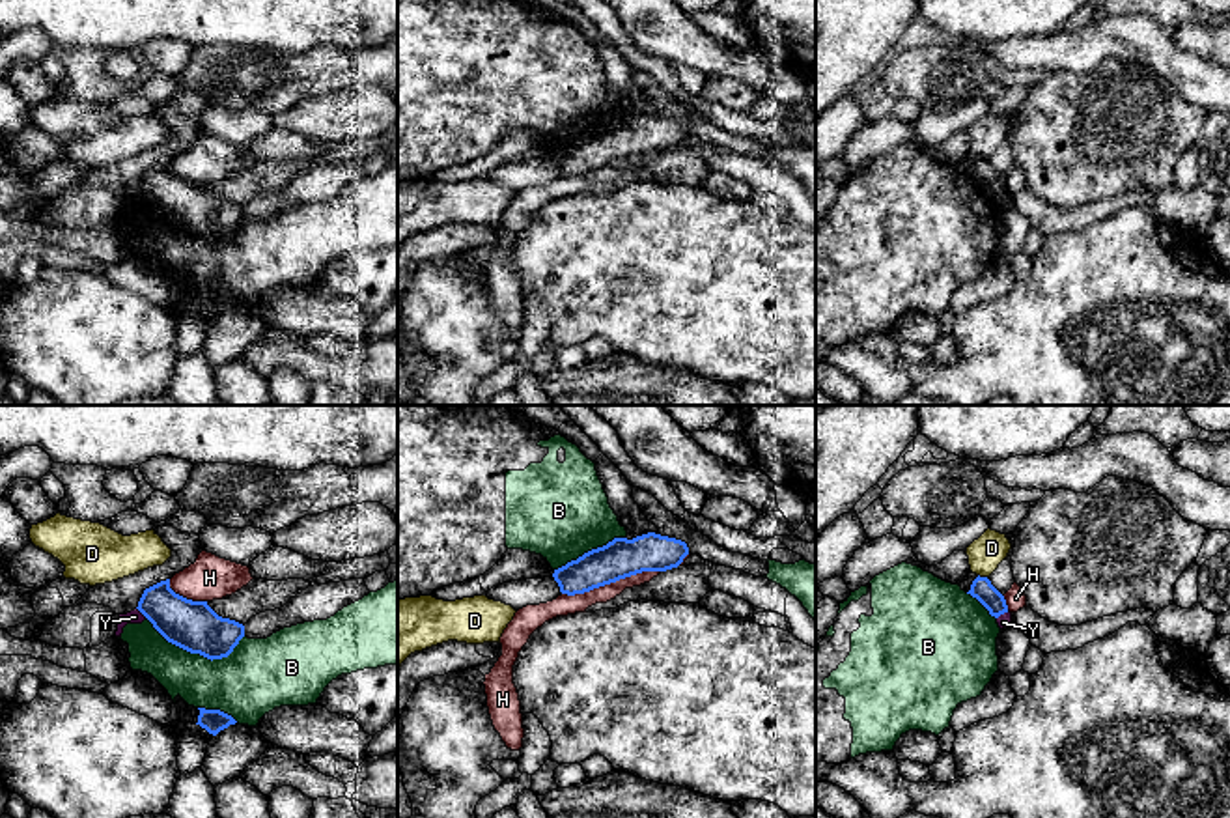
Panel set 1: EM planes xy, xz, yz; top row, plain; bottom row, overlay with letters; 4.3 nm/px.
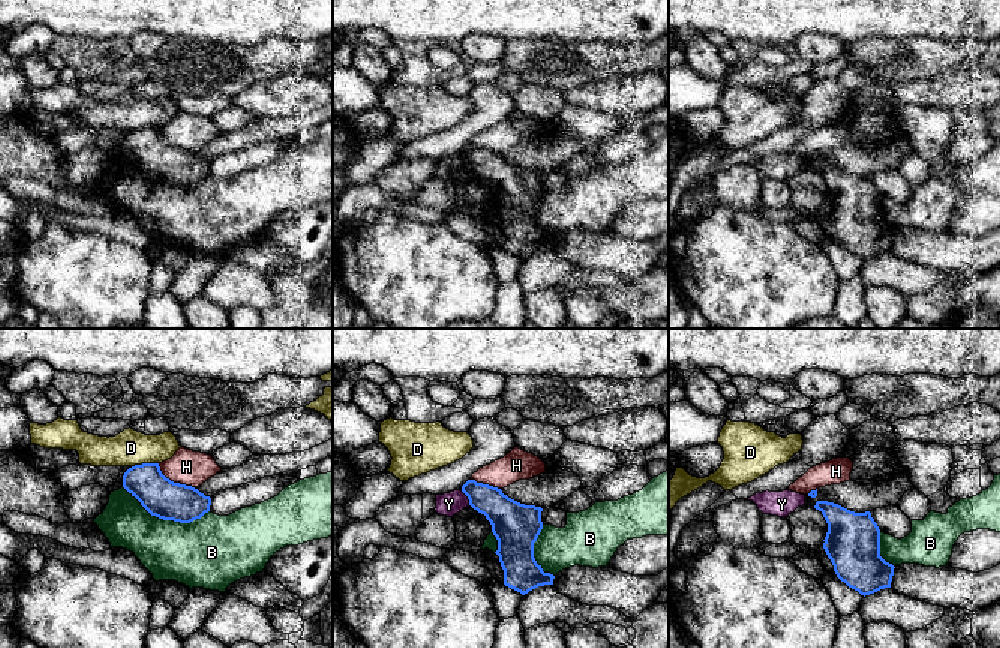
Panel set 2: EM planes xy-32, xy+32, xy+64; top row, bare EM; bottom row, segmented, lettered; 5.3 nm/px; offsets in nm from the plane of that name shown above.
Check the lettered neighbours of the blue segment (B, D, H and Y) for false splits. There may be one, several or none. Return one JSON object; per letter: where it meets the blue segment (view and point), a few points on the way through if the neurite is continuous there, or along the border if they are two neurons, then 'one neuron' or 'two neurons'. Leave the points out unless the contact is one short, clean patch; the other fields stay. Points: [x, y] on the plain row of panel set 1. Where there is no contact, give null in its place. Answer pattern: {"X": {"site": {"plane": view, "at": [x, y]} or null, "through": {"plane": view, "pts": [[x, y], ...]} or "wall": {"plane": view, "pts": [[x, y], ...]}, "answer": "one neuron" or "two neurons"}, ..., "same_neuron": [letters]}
{"B": {"site": {"plane": "xy", "at": [195, 234]}, "answer": "two neurons"}, "D": {"site": {"plane": "yz", "at": [982, 159]}, "wall": {"plane": "yz", "pts": [[978, 155], [986, 159]]}, "answer": "two neurons"}, "H": {"site": {"plane": "xz", "at": [611, 163]}, "answer": "two neurons"}, "Y": {"site": {"plane": "xy", "at": [142, 195]}, "wall": {"plane": "xy", "pts": [[137, 189], [146, 198]]}, "answer": "two neurons"}, "same_neuron": []}

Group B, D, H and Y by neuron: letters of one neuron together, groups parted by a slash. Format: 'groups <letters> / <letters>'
groups B / D / H / Y

